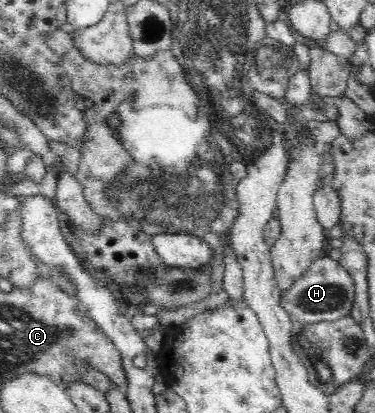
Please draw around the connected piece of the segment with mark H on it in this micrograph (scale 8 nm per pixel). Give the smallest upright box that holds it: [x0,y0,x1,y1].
[280,256,354,323]

